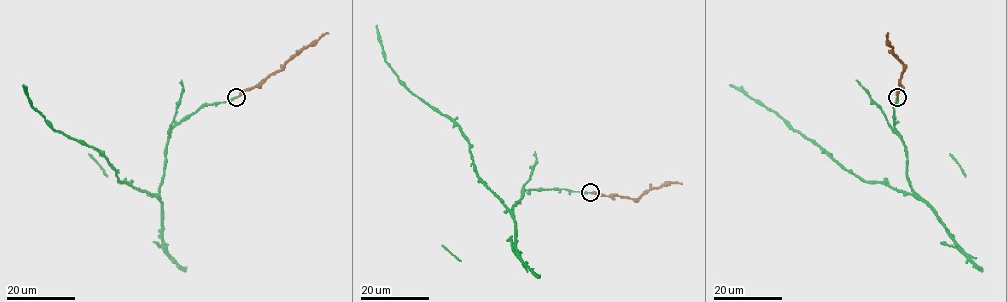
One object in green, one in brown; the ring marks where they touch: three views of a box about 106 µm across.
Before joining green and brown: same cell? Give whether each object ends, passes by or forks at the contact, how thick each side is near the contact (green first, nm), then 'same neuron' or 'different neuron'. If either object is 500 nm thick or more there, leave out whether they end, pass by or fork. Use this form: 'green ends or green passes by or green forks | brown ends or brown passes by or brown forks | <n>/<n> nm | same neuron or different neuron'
green ends | brown ends | 280/240 nm | same neuron

